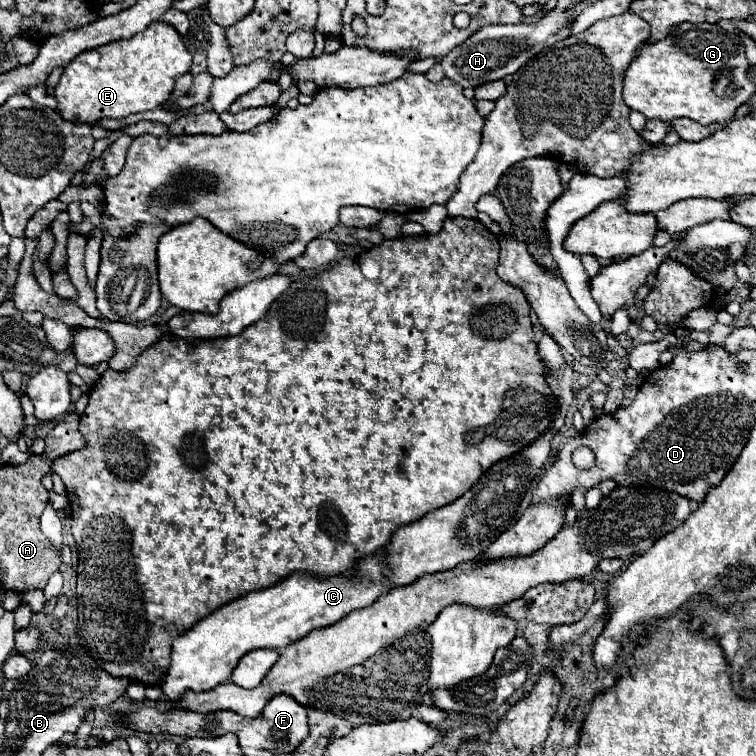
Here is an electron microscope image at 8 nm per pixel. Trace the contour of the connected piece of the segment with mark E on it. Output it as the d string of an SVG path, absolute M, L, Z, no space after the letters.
M152 22L144 32L128 38L104 44L100 48L89 50L74 58L62 72L58 86L54 88L54 96L58 100L58 112L64 120L70 122L86 122L92 124L100 118L126 118L132 112L154 110L162 102L168 100L174 82L178 76L186 74L192 64L192 56L186 50L180 34L164 22Z

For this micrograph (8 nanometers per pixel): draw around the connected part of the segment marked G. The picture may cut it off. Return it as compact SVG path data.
M680 24L664 40L658 40L654 44L644 42L638 48L638 54L624 74L622 96L630 110L642 112L650 120L658 118L670 122L684 116L702 126L708 126L712 122L724 124L732 118L734 110L742 106L750 98L750 94L754 94L754 84L746 76L748 68L750 64L744 56L744 46L736 34L726 32L716 24Z

